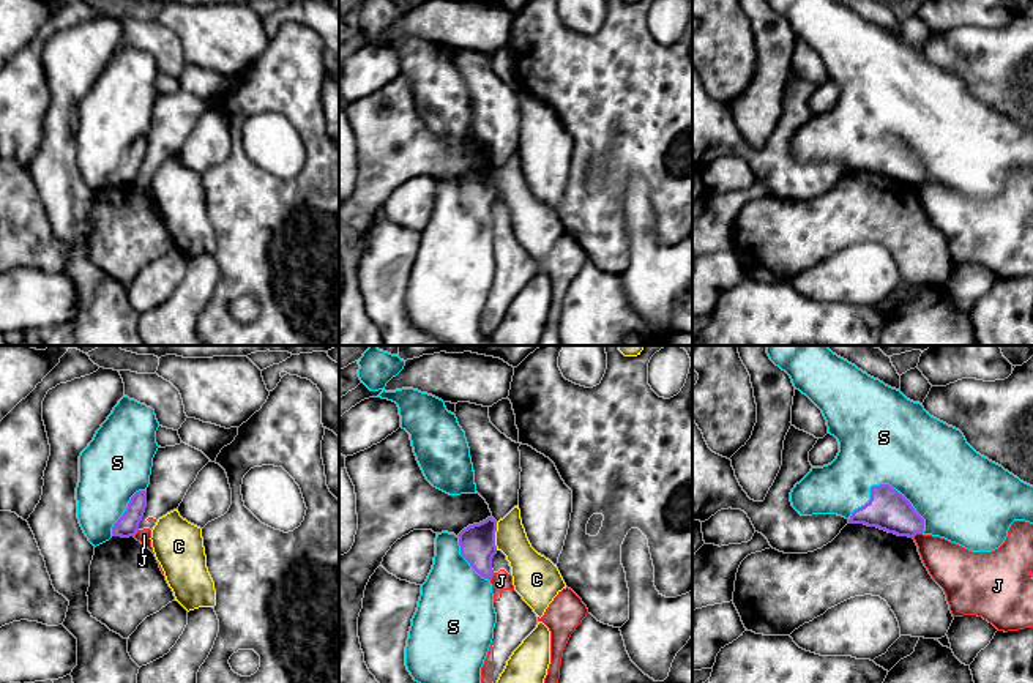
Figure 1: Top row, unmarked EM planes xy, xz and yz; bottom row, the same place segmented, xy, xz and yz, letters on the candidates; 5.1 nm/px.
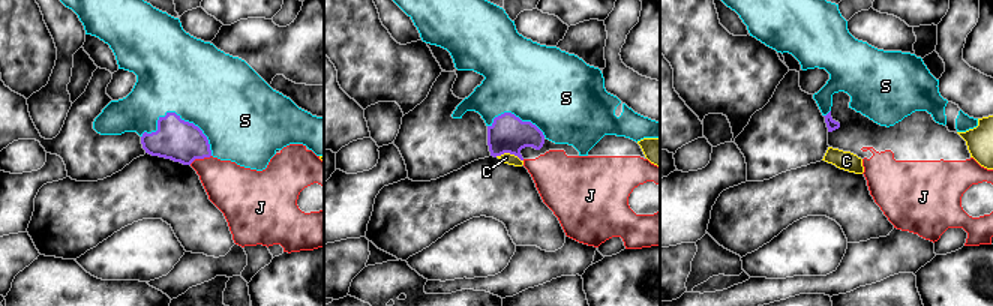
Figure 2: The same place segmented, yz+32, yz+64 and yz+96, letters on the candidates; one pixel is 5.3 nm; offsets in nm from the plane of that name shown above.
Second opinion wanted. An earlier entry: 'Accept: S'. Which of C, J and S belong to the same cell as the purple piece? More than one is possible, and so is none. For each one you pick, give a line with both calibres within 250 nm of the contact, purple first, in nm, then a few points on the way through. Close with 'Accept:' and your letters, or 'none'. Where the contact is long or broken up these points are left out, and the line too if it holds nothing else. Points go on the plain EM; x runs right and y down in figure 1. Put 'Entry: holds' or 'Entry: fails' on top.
Entry: holds
S: calibres 220 and 460 nm
Accept: S

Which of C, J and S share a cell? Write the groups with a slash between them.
C / J / S

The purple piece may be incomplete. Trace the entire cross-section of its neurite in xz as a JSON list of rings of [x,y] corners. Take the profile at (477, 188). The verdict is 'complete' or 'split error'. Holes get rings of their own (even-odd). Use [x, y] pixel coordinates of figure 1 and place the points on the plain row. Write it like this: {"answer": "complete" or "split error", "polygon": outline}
{"answer": "split error", "polygon": [[[487,164],[457,183],[442,178],[435,185],[432,216],[421,232],[405,293],[405,312],[415,328],[437,338],[442,345],[490,345],[481,331],[481,314],[494,286],[497,260],[490,226],[497,167]]]}

